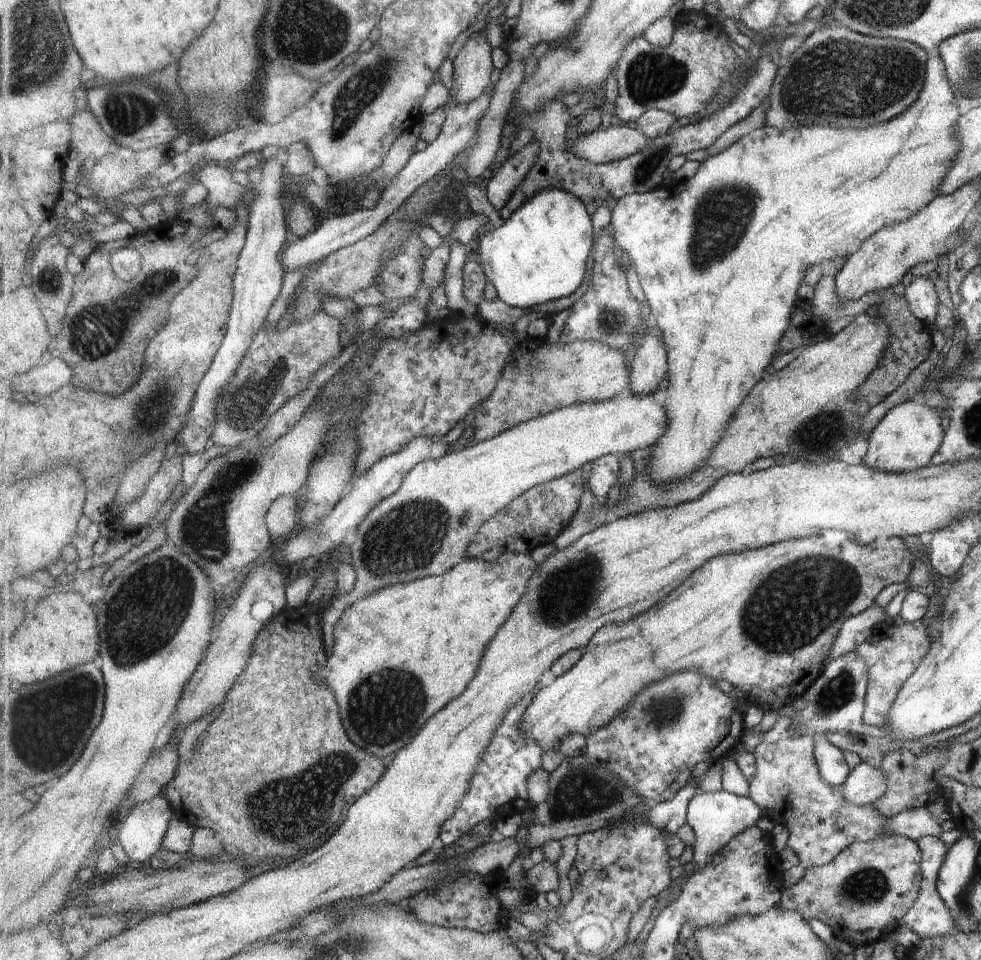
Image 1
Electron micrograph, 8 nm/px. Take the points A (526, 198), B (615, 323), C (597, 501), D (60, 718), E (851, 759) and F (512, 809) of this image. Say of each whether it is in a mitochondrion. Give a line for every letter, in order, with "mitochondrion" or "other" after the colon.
A: other
B: mitochondrion
C: other
D: mitochondrion
E: other
F: other

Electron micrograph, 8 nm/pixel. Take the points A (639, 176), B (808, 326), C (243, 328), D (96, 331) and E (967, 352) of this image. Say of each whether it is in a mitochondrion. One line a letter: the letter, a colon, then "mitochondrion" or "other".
A: mitochondrion
B: other
C: other
D: mitochondrion
E: other

